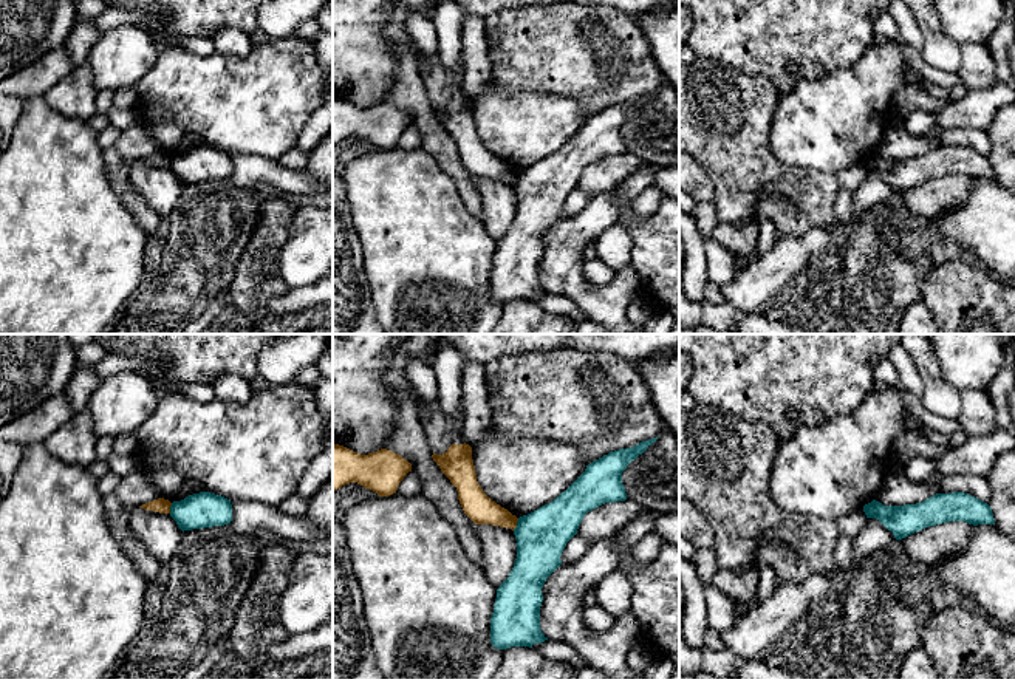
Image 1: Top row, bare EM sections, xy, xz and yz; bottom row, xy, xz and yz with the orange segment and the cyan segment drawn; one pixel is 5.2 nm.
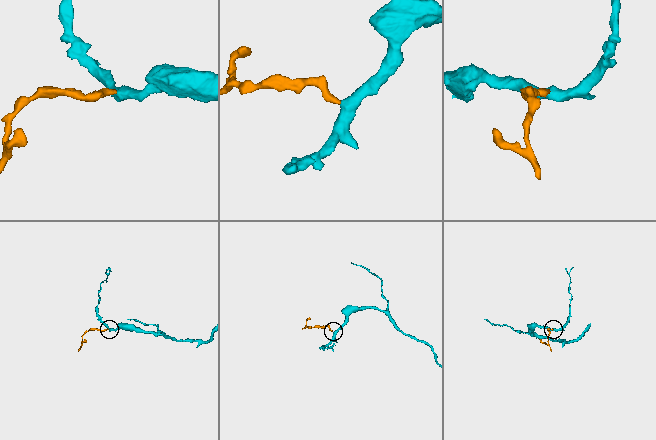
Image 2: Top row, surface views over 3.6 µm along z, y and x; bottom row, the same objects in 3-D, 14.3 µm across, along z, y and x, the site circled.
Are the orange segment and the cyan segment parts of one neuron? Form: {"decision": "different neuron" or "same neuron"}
{"decision": "different neuron"}

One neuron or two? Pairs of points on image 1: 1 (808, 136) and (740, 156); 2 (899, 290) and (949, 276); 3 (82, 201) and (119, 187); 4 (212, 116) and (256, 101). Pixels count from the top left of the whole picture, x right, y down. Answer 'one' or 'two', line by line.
1: two
2: two
3: two
4: one

